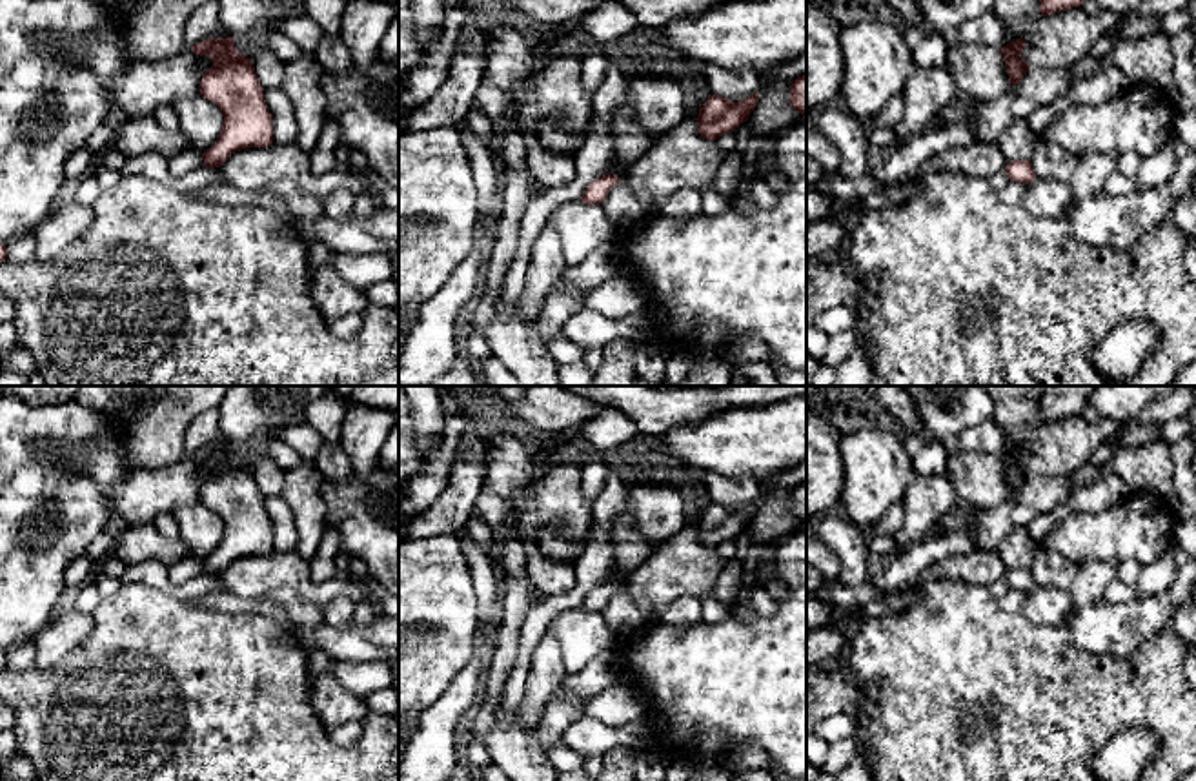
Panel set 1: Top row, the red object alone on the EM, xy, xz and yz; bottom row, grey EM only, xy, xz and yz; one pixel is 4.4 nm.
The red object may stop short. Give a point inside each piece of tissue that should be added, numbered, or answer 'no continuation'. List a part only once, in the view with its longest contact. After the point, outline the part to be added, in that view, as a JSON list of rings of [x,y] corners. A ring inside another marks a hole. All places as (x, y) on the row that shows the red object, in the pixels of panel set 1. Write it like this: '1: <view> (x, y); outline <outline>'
no continuation

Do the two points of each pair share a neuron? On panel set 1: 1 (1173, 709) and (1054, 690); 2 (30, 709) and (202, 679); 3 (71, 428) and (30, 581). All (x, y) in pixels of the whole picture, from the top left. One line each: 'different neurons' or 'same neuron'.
1: same neuron
2: same neuron
3: same neuron

